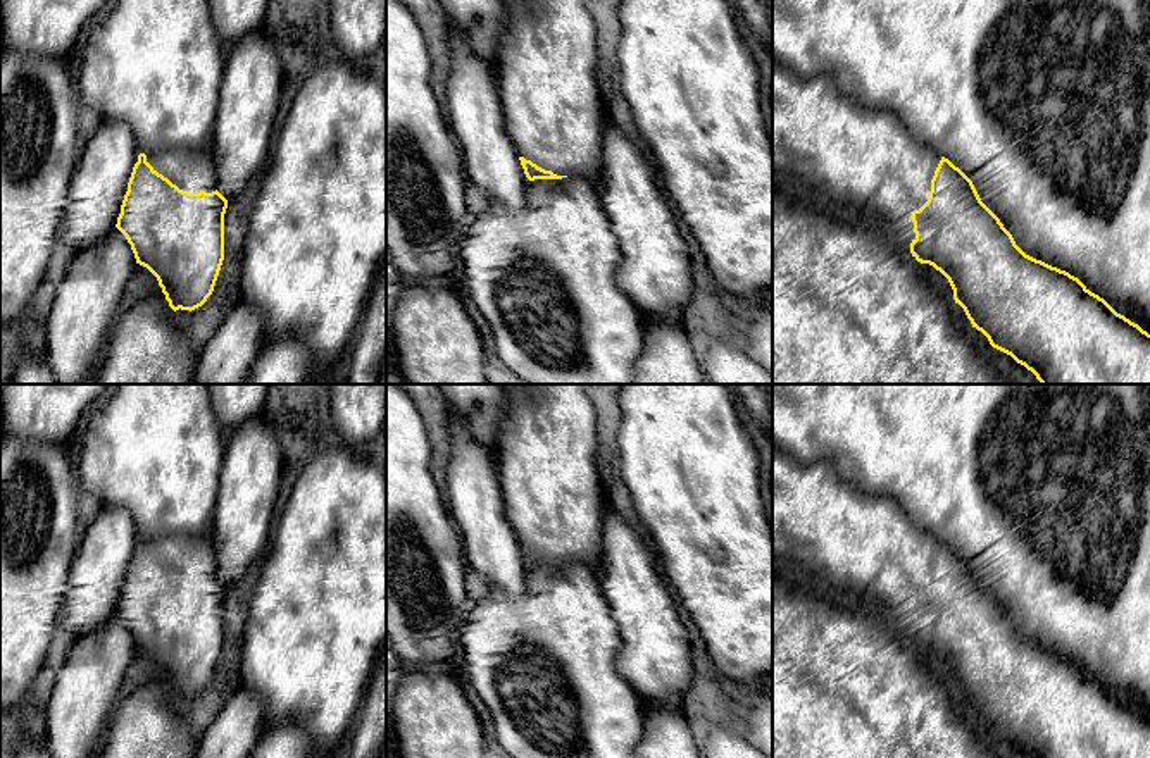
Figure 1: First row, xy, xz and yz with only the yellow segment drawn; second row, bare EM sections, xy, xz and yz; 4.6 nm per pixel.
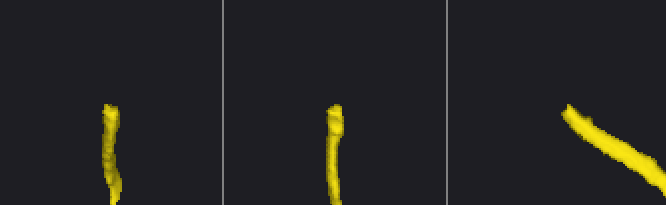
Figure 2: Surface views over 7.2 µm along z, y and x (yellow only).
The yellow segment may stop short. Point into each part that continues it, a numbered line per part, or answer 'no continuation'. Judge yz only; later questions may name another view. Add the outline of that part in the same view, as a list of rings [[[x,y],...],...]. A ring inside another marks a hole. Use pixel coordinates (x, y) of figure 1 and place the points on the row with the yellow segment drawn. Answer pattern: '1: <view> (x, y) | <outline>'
1: yz (857, 159) | [[[772,60],[772,176],[788,177],[791,183],[802,186],[809,195],[819,196],[833,210],[843,214],[866,212],[872,219],[879,221],[884,227],[898,227],[912,222],[912,212],[919,210],[928,202],[931,179],[940,160],[941,155],[924,146],[891,110],[867,109],[843,93],[831,78],[805,78]]]

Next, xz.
1: xz (547, 62) | [[[503,0],[497,84],[517,155],[557,176],[600,183],[603,100],[597,84],[597,26],[586,0]]]

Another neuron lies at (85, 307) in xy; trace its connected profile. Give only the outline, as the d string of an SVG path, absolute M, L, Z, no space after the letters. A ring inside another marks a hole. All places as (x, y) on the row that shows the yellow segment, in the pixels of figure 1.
M117 227L76 252L47 320L43 357L59 384L79 384L95 372L134 267L131 245Z

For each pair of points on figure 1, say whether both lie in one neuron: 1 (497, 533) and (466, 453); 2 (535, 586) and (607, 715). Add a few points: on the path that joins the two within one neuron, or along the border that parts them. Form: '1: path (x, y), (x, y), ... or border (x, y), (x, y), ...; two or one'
1: path (480, 514), (471, 488), (471, 472); one
2: path (571, 607), (585, 621), (585, 679); one

